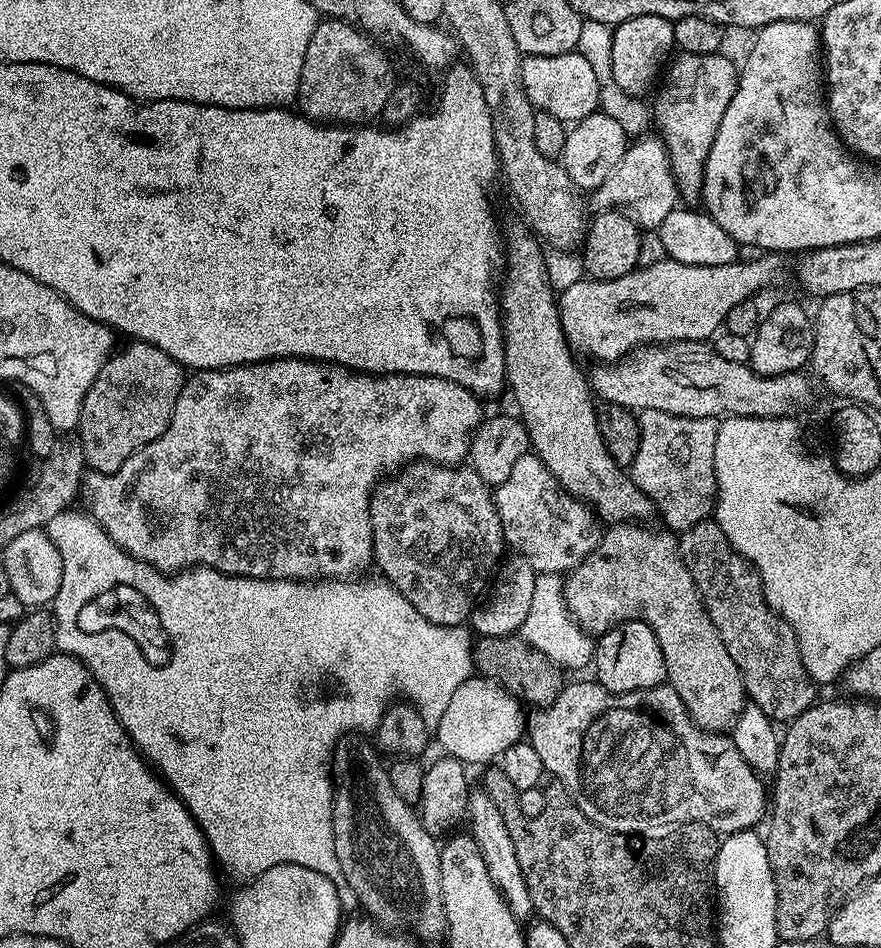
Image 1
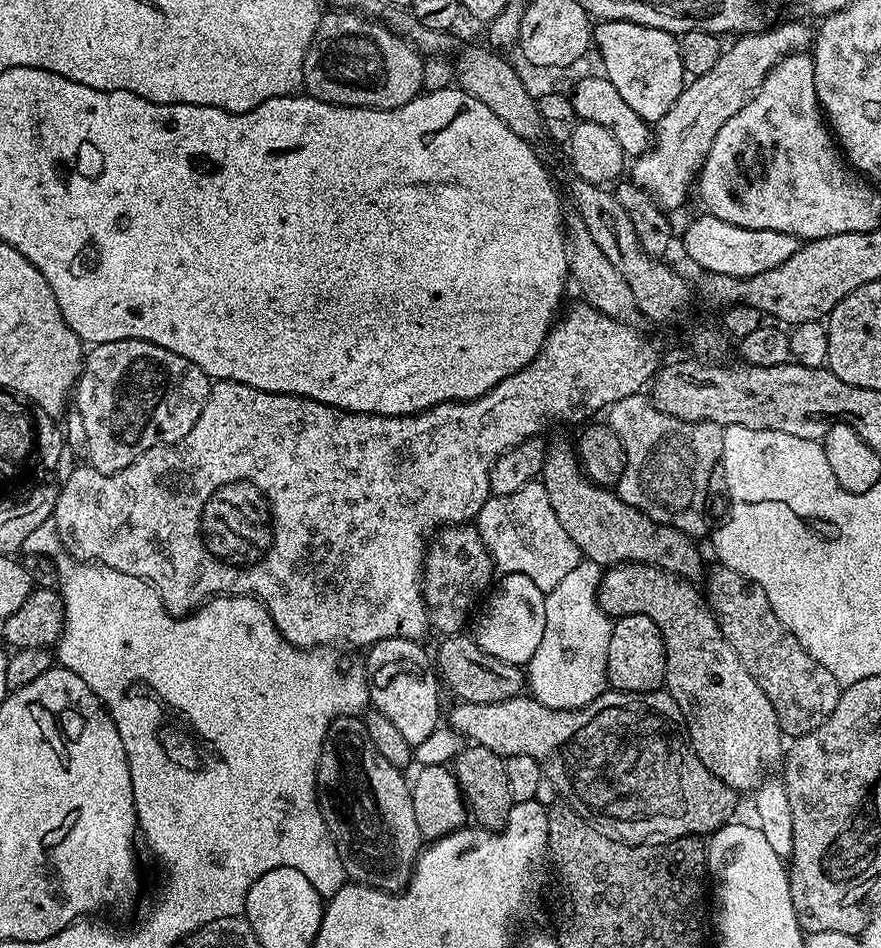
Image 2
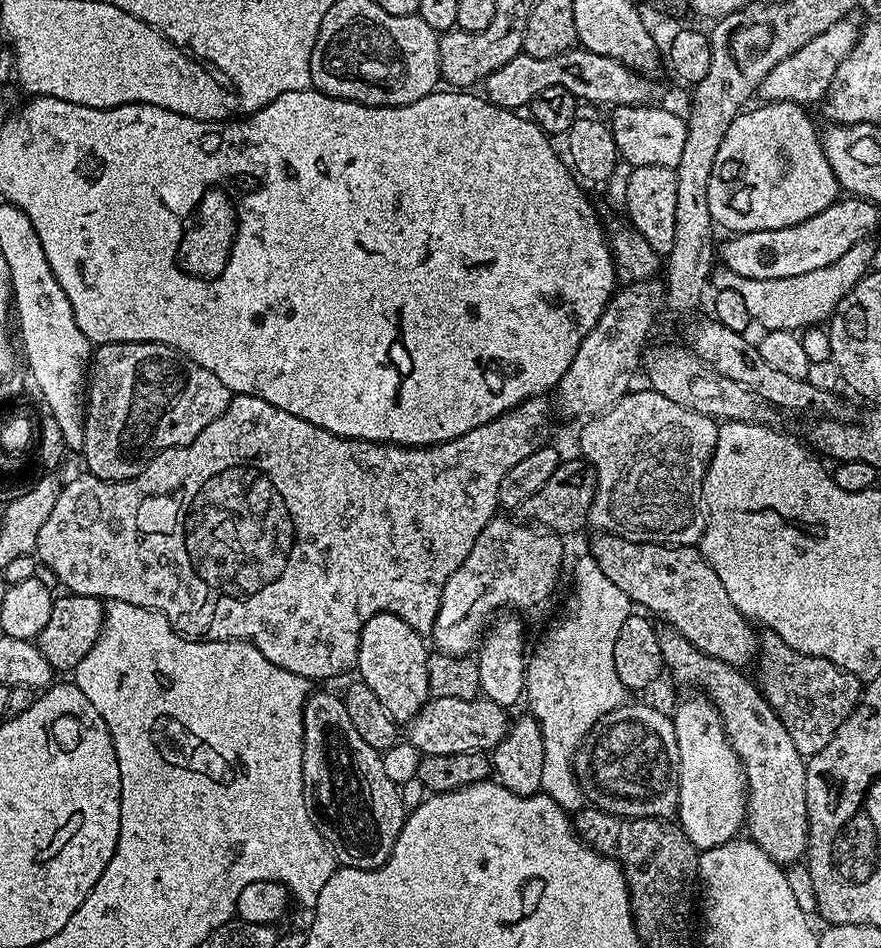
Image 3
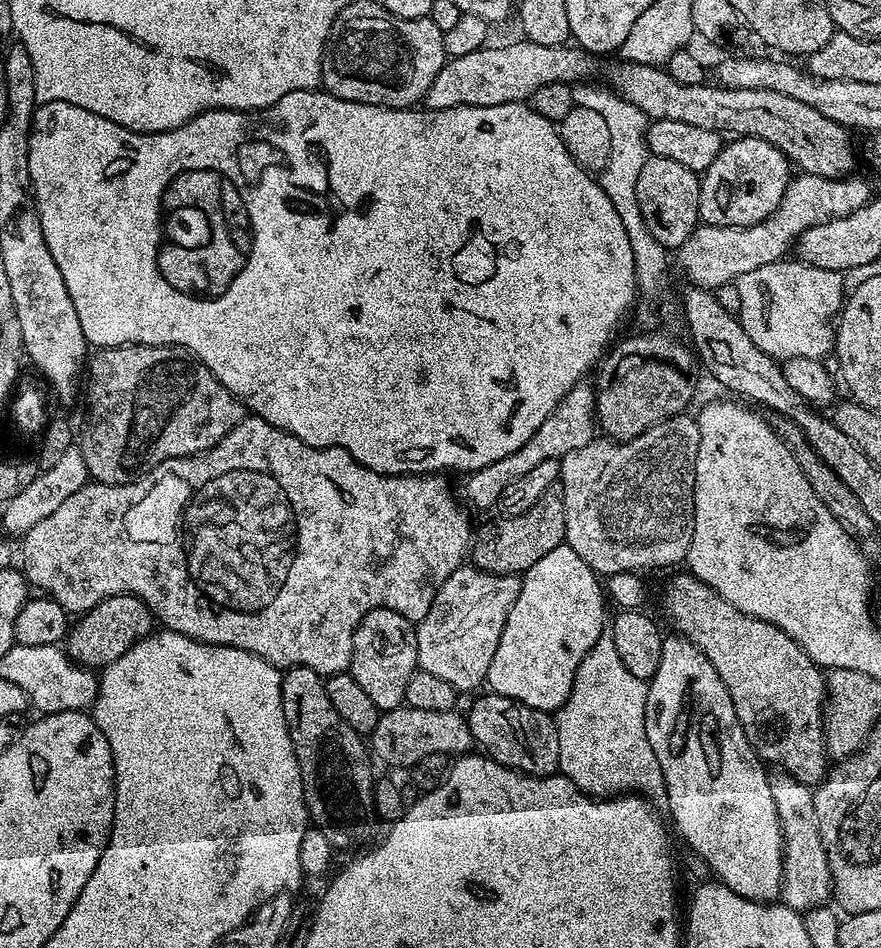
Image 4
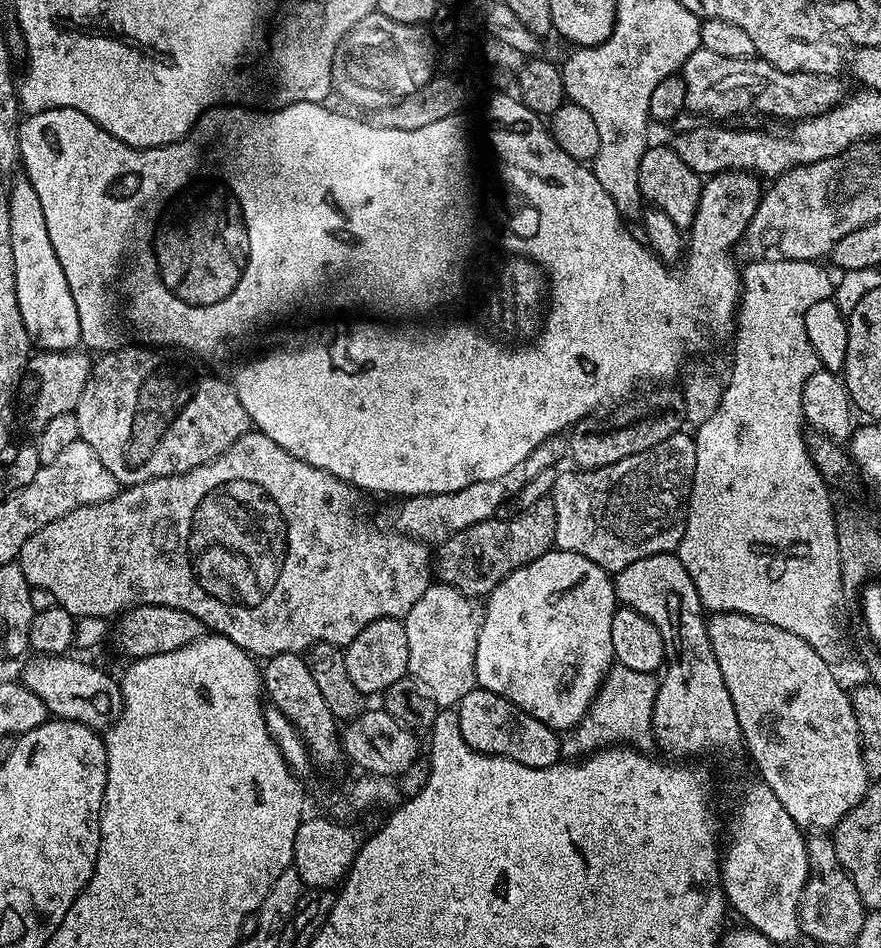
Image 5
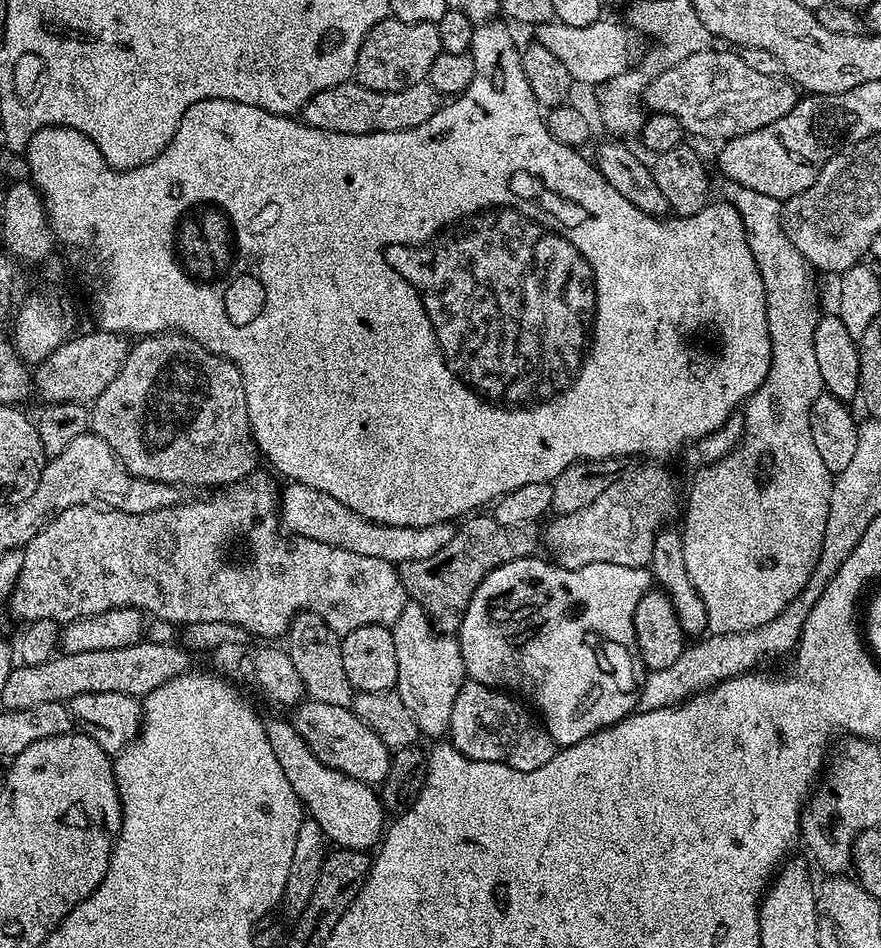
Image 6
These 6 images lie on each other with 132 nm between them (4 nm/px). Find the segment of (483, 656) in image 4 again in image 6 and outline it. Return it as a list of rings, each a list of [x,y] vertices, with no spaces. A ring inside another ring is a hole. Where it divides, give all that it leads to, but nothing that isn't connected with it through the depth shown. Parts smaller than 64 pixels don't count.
[[[411,602],[405,606],[402,614],[398,614],[398,618],[390,627],[394,638],[394,654],[398,658],[398,678],[395,691],[404,695],[406,710],[412,712],[416,724],[425,737],[443,737],[450,726],[450,710],[454,710],[454,698],[458,698],[460,687],[464,685],[466,679],[459,639],[455,635],[438,632],[428,619],[428,612],[422,610],[420,604]]]

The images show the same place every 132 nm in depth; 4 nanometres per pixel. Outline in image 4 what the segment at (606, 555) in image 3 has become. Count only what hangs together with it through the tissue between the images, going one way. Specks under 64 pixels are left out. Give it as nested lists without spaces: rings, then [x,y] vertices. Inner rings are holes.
[[[691,574],[676,576],[664,588],[664,608],[672,624],[718,670],[718,678],[726,686],[738,714],[738,722],[765,765],[783,770],[798,782],[809,786],[819,785],[830,768],[830,757],[824,745],[824,713],[826,711],[826,676],[816,664],[778,626],[765,620],[748,616],[738,610],[722,594],[718,594],[706,582]]]

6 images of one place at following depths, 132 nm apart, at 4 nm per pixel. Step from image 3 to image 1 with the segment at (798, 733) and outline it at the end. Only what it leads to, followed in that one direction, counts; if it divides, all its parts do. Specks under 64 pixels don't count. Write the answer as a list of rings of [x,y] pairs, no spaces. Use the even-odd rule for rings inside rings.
[[[715,519],[699,520],[694,526],[679,533],[678,543],[680,557],[686,570],[690,570],[690,578],[694,578],[694,586],[698,590],[706,614],[710,622],[714,622],[722,638],[722,646],[730,650],[730,658],[734,658],[740,676],[744,679],[747,699],[756,704],[759,710],[762,710],[762,713],[773,722],[779,722],[779,720],[791,722],[795,716],[801,716],[811,704],[817,703],[818,688],[808,677],[808,671],[800,657],[794,630],[764,601],[764,587],[760,581],[759,572],[749,564],[746,557],[741,556],[732,547],[722,526],[716,523]]]

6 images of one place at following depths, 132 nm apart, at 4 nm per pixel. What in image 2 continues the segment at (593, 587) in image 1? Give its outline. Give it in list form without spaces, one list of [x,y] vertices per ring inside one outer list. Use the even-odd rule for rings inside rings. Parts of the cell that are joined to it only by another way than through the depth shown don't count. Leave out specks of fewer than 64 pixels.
[[[618,564],[609,567],[600,577],[600,588],[596,592],[600,609],[609,617],[619,618],[642,614],[658,626],[664,639],[666,654],[666,691],[674,698],[680,708],[680,715],[686,725],[686,739],[696,752],[698,759],[705,764],[726,786],[736,789],[737,793],[751,793],[760,781],[765,779],[771,764],[779,765],[786,744],[782,739],[778,714],[770,706],[770,698],[762,694],[762,686],[750,678],[746,666],[734,654],[730,642],[722,634],[716,617],[702,595],[701,589],[693,581],[684,580],[673,572],[655,568],[652,564]]]

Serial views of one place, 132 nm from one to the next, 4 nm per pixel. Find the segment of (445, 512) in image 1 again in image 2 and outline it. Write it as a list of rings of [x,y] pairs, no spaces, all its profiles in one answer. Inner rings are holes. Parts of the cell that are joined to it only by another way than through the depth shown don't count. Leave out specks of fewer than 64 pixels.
[[[471,523],[453,524],[445,526],[435,533],[434,539],[429,543],[424,558],[424,604],[428,607],[428,622],[433,629],[436,628],[444,636],[454,636],[465,631],[464,623],[469,623],[478,601],[489,591],[493,583],[494,565],[492,555],[482,542],[480,532]]]

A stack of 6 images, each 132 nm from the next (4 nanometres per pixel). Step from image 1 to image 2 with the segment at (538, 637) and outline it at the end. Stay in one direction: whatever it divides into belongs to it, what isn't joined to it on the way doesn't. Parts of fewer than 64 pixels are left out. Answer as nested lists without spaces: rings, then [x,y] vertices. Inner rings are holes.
[[[581,559],[580,564],[574,566],[574,570],[570,570],[570,574],[566,574],[566,578],[562,578],[562,582],[558,582],[558,586],[554,586],[554,590],[545,595],[545,633],[542,635],[538,650],[534,651],[534,656],[526,665],[527,691],[532,699],[540,702],[542,706],[553,708],[555,704],[560,704],[560,692],[578,692],[578,680],[600,676],[602,662],[606,662],[606,654],[610,650],[610,634],[613,625],[608,613],[601,610],[600,603],[596,601],[601,575],[601,565],[595,564],[593,560]]]

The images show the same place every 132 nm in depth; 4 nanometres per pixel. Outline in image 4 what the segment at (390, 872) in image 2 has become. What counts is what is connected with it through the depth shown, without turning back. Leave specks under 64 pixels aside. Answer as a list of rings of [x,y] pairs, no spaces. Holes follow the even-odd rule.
[[[290,668],[283,673],[282,710],[286,714],[286,726],[298,758],[302,774],[304,801],[308,807],[308,819],[326,836],[333,849],[356,848],[372,832],[372,768],[368,765],[370,752],[362,741],[361,733],[356,732],[334,710],[326,694],[325,677],[309,668]]]

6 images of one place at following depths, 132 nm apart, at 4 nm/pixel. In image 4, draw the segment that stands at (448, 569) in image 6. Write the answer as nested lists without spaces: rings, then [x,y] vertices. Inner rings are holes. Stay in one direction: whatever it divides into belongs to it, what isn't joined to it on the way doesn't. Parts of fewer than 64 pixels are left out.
[[[553,490],[542,494],[542,498],[538,502],[534,502],[534,506],[530,506],[530,510],[526,510],[526,514],[518,514],[517,516],[497,515],[496,520],[488,520],[484,525],[477,527],[474,532],[474,539],[470,549],[470,560],[475,567],[481,568],[484,572],[490,572],[494,576],[511,576],[513,574],[523,574],[527,572],[530,566],[534,566],[534,562],[538,562],[538,558],[546,558],[546,554],[550,554],[550,550],[554,550],[559,544],[564,543],[564,535],[566,534],[566,510],[564,509],[564,497],[559,491]]]

